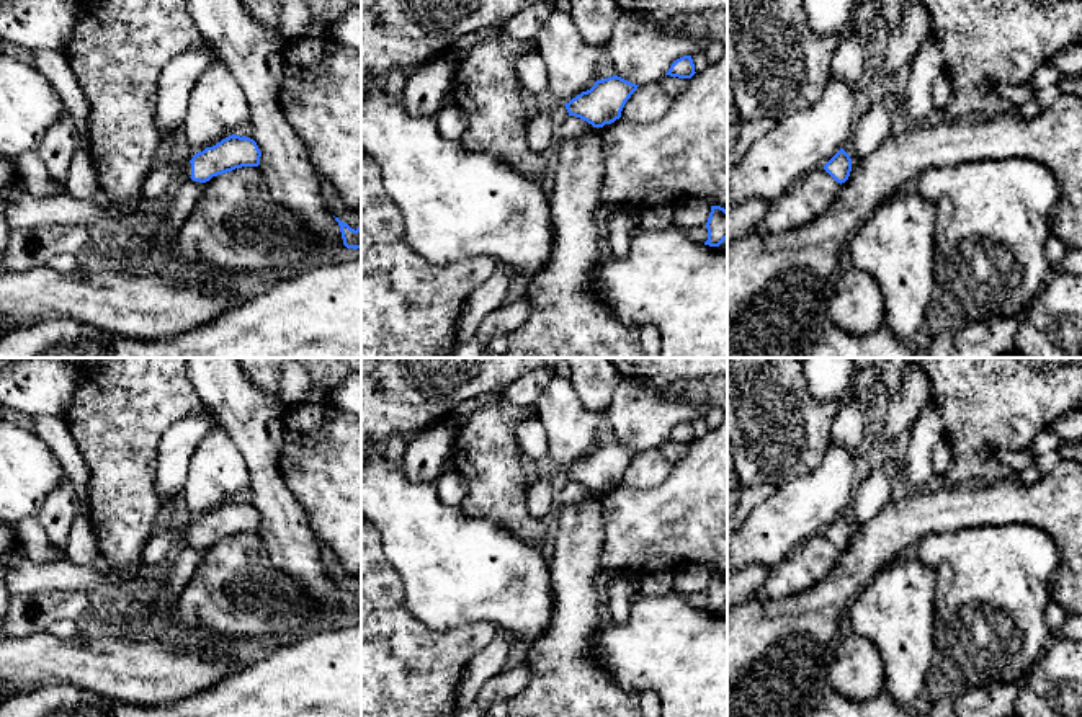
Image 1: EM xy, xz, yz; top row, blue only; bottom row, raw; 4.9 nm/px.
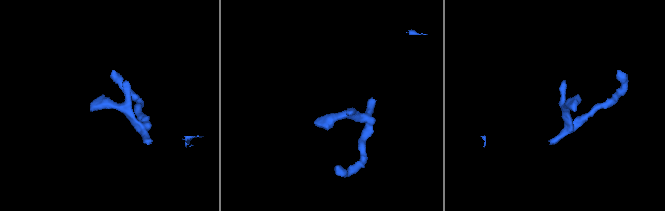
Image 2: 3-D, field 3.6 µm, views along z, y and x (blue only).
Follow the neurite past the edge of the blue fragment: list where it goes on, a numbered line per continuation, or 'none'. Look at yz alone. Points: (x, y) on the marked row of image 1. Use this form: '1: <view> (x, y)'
none

